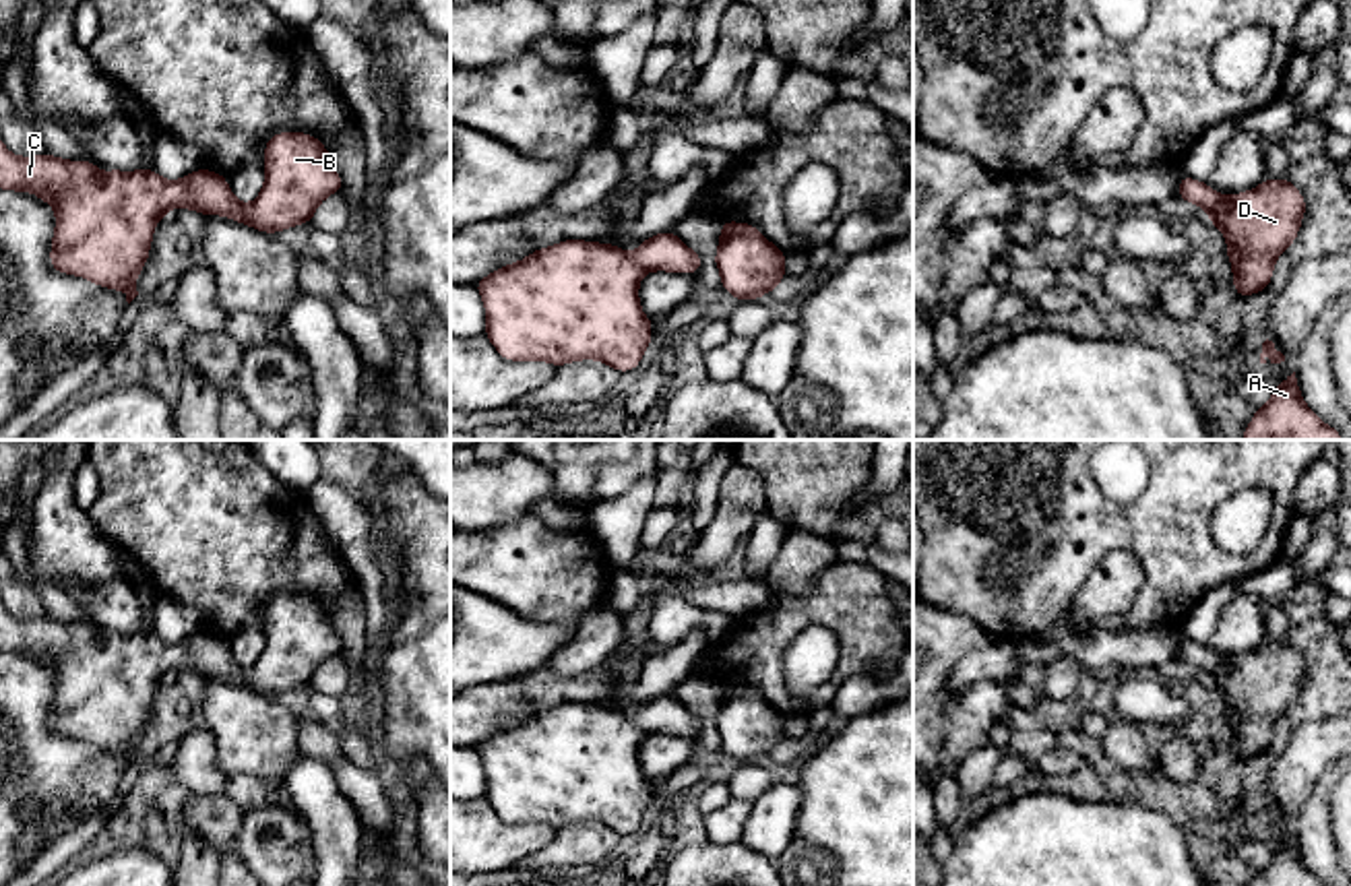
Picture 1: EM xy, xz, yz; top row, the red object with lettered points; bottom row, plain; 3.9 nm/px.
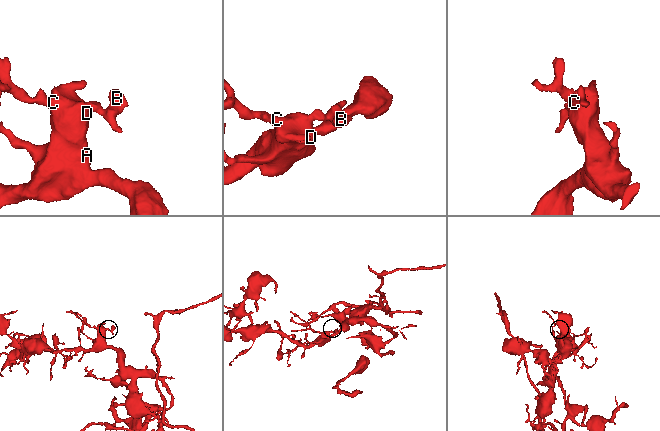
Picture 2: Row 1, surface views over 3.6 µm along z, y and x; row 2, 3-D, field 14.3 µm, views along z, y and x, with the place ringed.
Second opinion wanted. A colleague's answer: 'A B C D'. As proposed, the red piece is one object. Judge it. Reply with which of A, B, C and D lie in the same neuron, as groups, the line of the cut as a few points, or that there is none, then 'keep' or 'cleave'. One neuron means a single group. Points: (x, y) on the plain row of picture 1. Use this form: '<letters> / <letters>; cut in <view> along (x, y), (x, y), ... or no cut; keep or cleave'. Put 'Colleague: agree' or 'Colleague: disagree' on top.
Colleague: agree
A B C D; no cut; keep

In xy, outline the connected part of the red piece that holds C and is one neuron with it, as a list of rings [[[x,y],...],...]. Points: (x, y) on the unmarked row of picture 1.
[[[279,595],[264,609],[264,648],[254,665],[242,667],[227,640],[196,632],[176,644],[155,632],[103,638],[95,624],[66,624],[50,615],[17,620],[0,603],[0,651],[27,655],[56,673],[50,727],[105,752],[122,752],[130,766],[153,694],[165,675],[192,671],[223,677],[264,696],[312,686],[318,667],[343,655],[328,611],[306,595]]]

